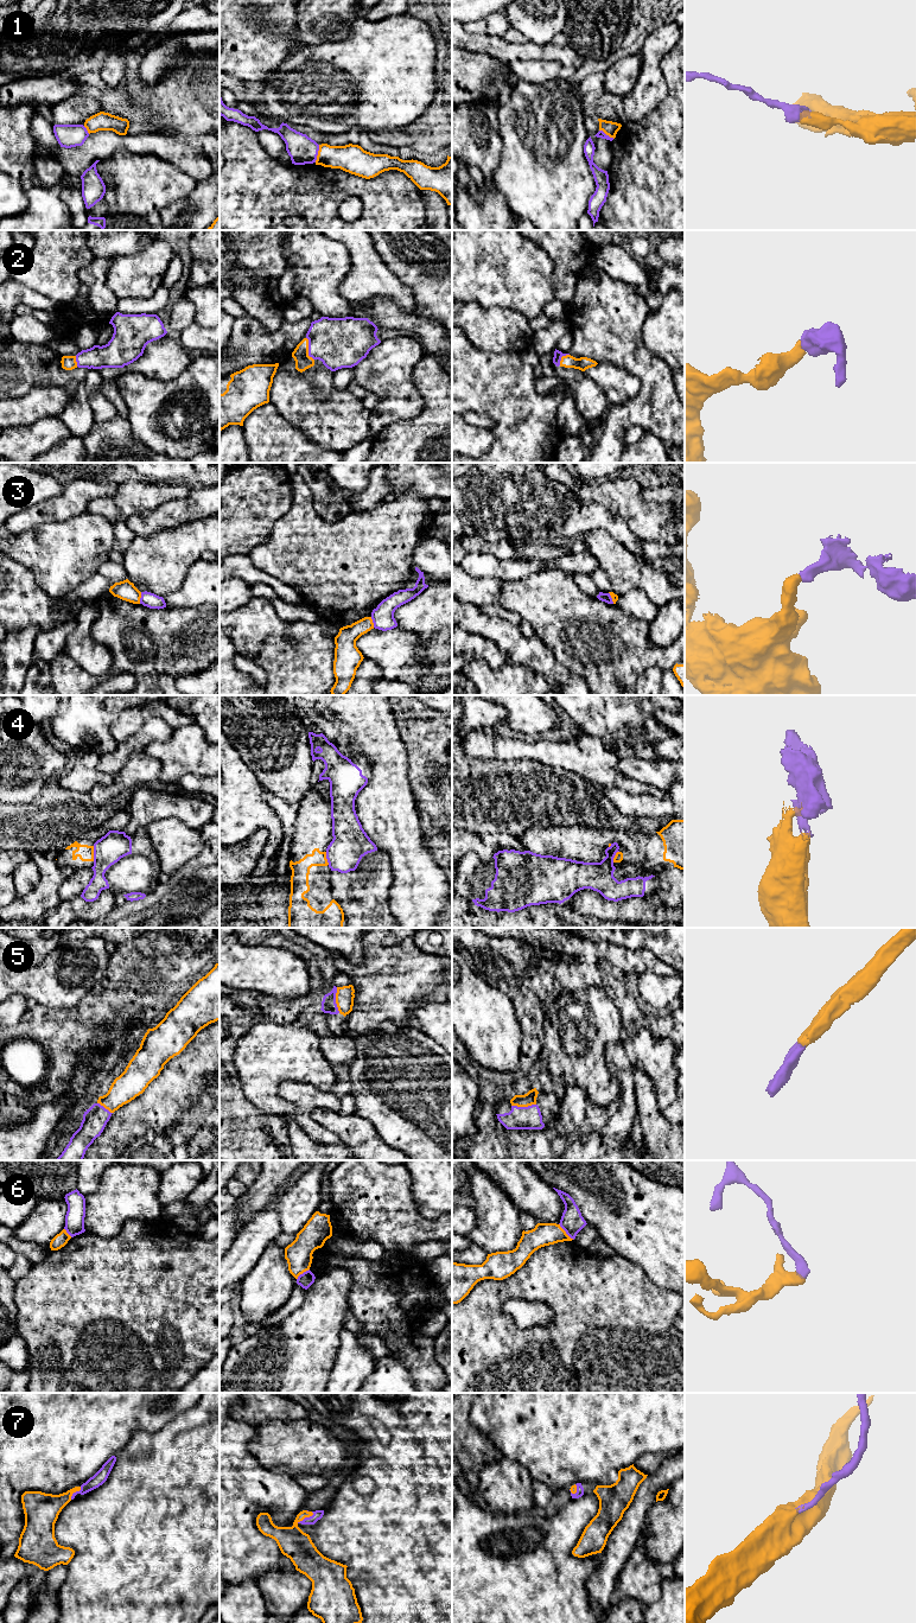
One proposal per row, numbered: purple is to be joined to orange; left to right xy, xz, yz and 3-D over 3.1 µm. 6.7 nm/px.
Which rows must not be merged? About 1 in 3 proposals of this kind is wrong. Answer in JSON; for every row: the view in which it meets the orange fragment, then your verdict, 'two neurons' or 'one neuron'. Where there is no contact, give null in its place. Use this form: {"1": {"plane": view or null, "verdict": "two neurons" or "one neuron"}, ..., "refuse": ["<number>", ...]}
{"1": {"plane": "xz", "verdict": "two neurons"}, "2": {"plane": "xz", "verdict": "one neuron"}, "3": {"plane": "xy", "verdict": "two neurons"}, "4": {"plane": "xy", "verdict": "two neurons"}, "5": {"plane": "xz", "verdict": "one neuron"}, "6": {"plane": "yz", "verdict": "two neurons"}, "7": {"plane": "xz", "verdict": "one neuron"}, "refuse": ["1", "3", "4", "6"]}

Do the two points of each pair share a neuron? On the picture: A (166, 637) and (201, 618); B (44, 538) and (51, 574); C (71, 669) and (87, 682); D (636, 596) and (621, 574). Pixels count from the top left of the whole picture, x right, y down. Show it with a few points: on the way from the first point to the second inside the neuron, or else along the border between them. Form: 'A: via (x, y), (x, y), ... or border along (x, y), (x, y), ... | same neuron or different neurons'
A: via (175, 637), (182, 637), (192, 627) | same neuron
B: via (46, 547), (51, 552), (51, 565) | same neuron
C: via (75, 673), (83, 681) | same neuron
D: border along (618, 596), (634, 589), (641, 589), (655, 605) | different neurons

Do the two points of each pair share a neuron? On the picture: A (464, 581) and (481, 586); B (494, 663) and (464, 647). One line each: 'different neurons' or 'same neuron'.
A: same neuron
B: same neuron

